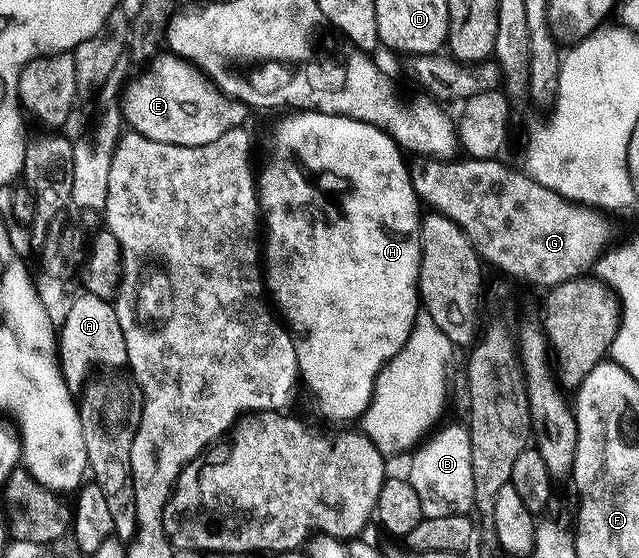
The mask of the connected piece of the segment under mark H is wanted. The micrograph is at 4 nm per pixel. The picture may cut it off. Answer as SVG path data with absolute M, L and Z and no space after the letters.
M297 109L278 125L273 131L273 148L269 151L269 160L265 163L265 168L259 171L256 176L257 202L260 204L260 214L263 216L263 282L267 288L268 294L273 295L272 302L277 302L276 310L279 312L280 318L283 320L288 332L293 337L293 344L297 350L297 369L299 379L302 384L309 386L311 394L317 398L317 403L321 406L323 414L331 419L357 419L360 420L364 416L365 410L369 407L369 398L373 396L373 380L381 371L382 367L389 362L391 357L395 357L395 353L399 353L399 349L403 349L403 345L407 341L407 337L413 328L413 322L417 319L419 310L419 280L421 277L421 220L423 218L423 207L419 202L415 189L411 185L411 177L409 176L409 163L403 154L402 148L398 147L390 135L372 127L369 123L361 123L359 120L349 119L347 116L328 115L314 110Z

